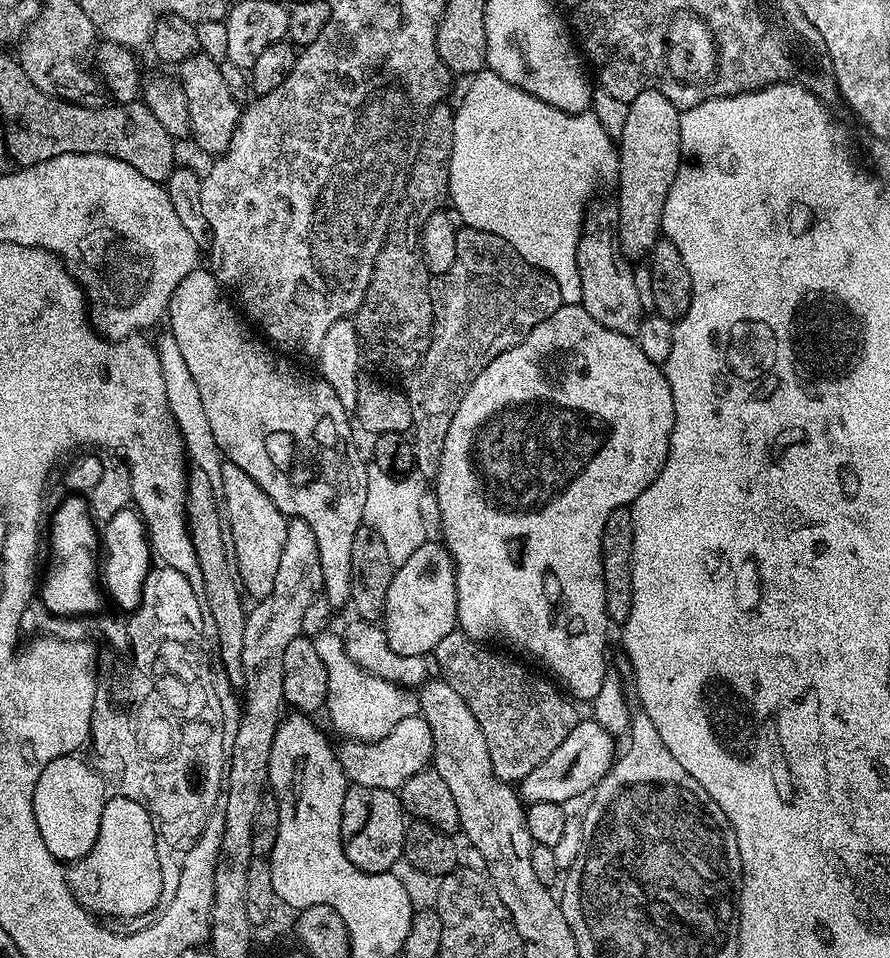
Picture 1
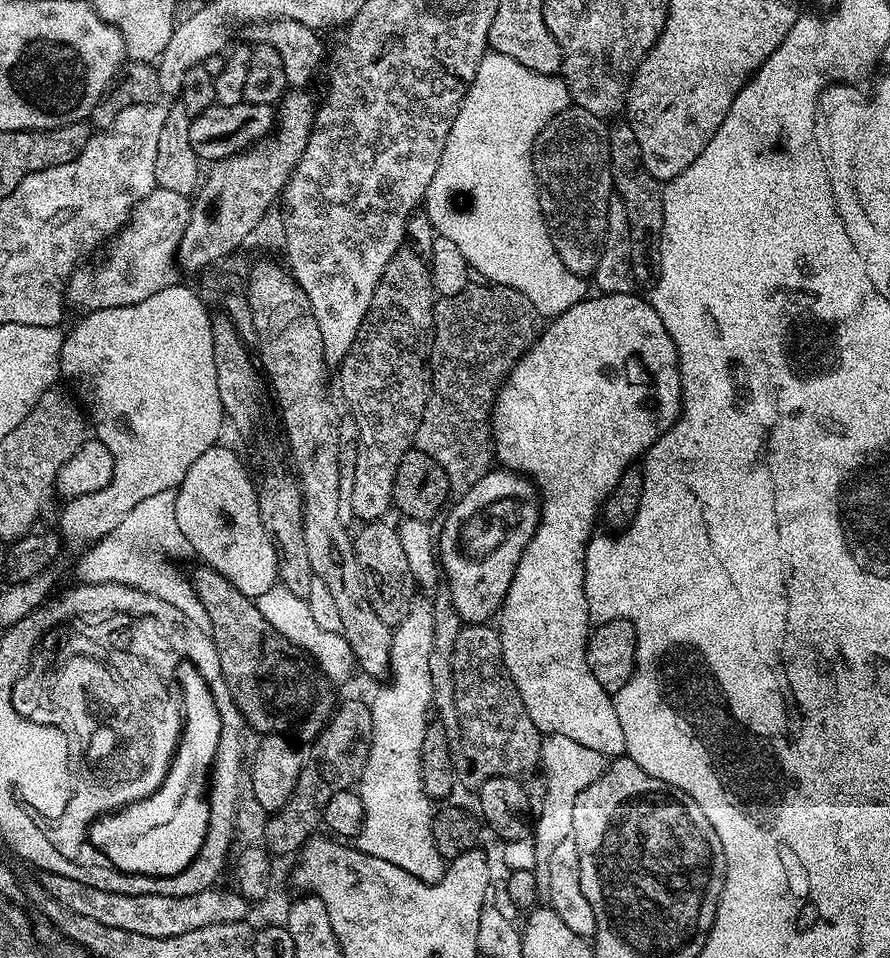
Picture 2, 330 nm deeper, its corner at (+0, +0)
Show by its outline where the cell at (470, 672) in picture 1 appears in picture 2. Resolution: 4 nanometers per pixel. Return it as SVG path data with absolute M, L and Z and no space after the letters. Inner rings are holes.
M487 623L464 624L458 634L454 646L454 686L455 700L460 709L460 736L456 748L457 781L472 790L479 789L482 782L499 776L515 776L524 778L527 772L541 767L540 746L542 733L530 722L530 714L526 714L526 702L522 702L522 694L514 686L510 674L502 658L500 633Z

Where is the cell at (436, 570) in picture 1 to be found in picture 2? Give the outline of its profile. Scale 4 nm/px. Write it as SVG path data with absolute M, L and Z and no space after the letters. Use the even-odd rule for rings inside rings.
M489 470L482 478L478 478L478 482L474 482L474 486L470 486L470 490L463 493L459 497L460 500L456 505L453 503L451 507L447 509L446 515L443 517L444 529L439 529L438 532L438 564L442 569L443 579L446 581L446 589L452 595L454 608L456 608L458 614L463 620L464 624L480 624L483 622L491 621L499 613L500 607L504 605L504 599L506 594L510 590L510 582L514 578L514 570L518 566L518 562L522 558L522 554L526 550L526 546L530 542L530 538L534 538L536 533L536 527L540 525L540 494L539 491L533 483L526 476L521 476L518 472L510 472L507 470Z

